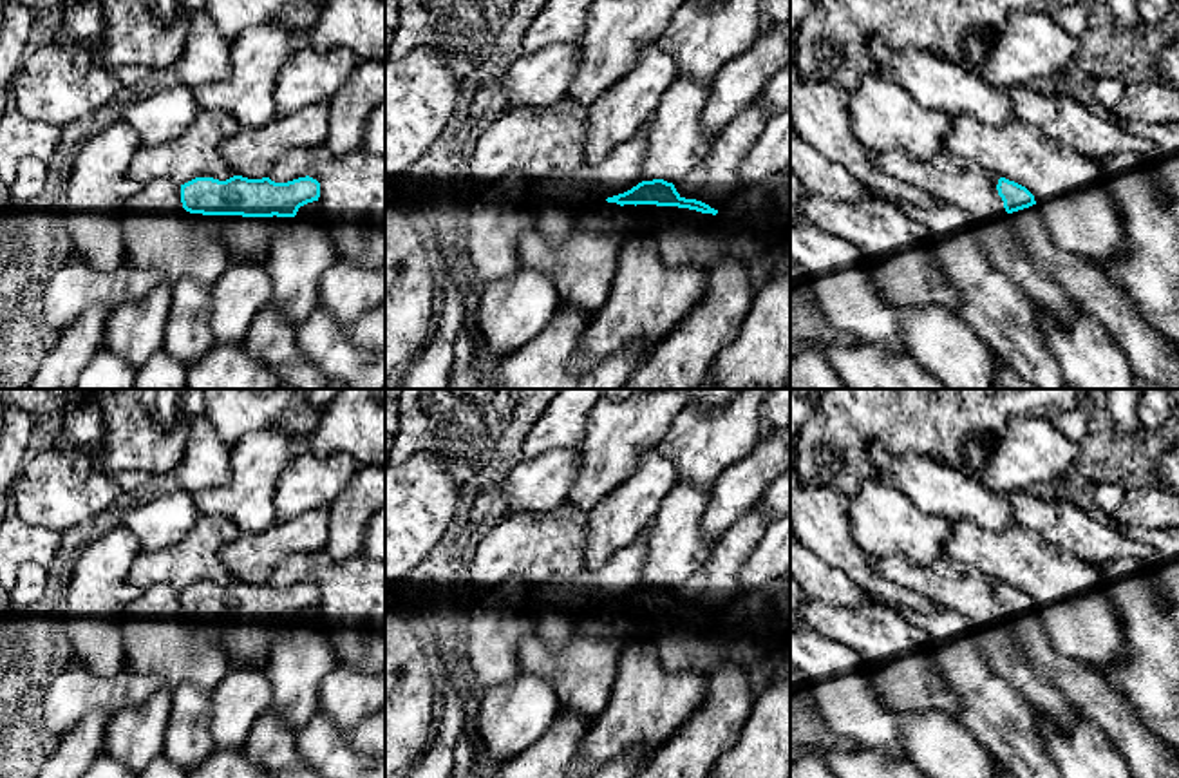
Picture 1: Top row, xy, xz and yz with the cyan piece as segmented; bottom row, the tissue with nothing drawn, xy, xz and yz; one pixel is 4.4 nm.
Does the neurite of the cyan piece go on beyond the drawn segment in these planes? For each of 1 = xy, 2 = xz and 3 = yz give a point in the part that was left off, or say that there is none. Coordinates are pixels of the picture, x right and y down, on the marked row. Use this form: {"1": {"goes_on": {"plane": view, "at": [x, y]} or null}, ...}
{"1": {"goes_on": {"plane": "xy", "at": [245, 237]}}, "2": {"goes_on": {"plane": "xz", "at": [603, 218]}}, "3": {"goes_on": {"plane": "yz", "at": [1152, 355]}}}

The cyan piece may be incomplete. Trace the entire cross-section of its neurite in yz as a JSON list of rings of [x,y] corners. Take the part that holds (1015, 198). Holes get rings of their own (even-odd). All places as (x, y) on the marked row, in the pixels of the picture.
[[[1000,177],[996,190],[1029,261],[1049,275],[1080,311],[1101,324],[1136,375],[1163,389],[1179,389],[1179,346],[1148,322],[1098,262],[1052,244],[1034,195],[1025,186]]]

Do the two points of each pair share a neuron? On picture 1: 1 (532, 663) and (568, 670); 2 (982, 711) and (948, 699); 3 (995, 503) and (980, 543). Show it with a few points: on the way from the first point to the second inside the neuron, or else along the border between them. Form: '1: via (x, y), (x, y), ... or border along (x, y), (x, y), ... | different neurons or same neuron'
1: via (541, 663), (559, 668) | same neuron
2: border along (937, 668), (961, 702), (955, 715) | different neurons
3: border along (952, 520), (973, 520), (990, 529), (1015, 525) | different neurons

